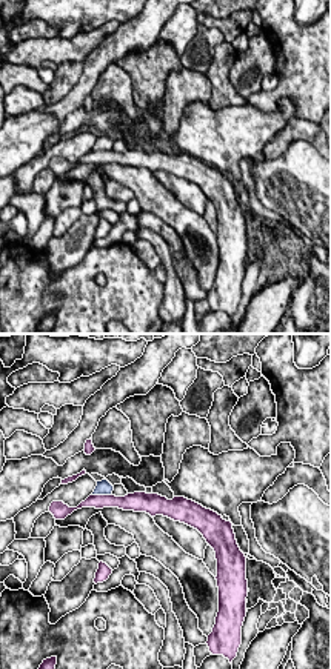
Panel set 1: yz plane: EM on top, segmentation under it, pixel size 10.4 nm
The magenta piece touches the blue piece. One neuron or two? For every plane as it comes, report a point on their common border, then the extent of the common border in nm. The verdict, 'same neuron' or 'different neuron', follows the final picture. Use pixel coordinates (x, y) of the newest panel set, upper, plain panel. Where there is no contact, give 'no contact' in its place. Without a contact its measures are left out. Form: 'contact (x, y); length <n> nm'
contact (102, 151); length 220 nm

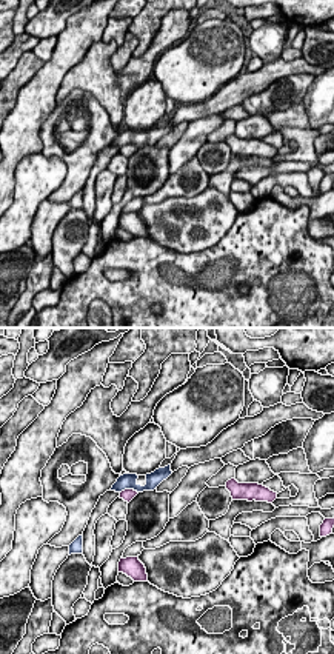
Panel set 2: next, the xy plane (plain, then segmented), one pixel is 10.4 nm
contact (128, 145); length 190 nm

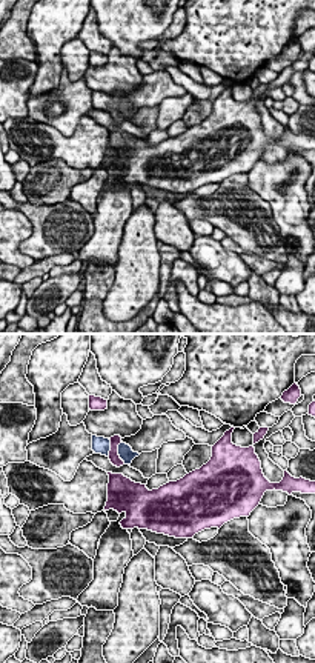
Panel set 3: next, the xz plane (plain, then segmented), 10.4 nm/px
contact (117, 108); length 240 nm

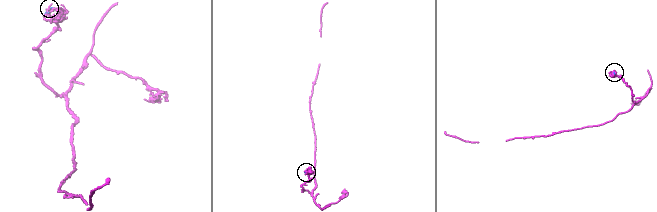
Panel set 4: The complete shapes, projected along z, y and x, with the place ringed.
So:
different neuron

